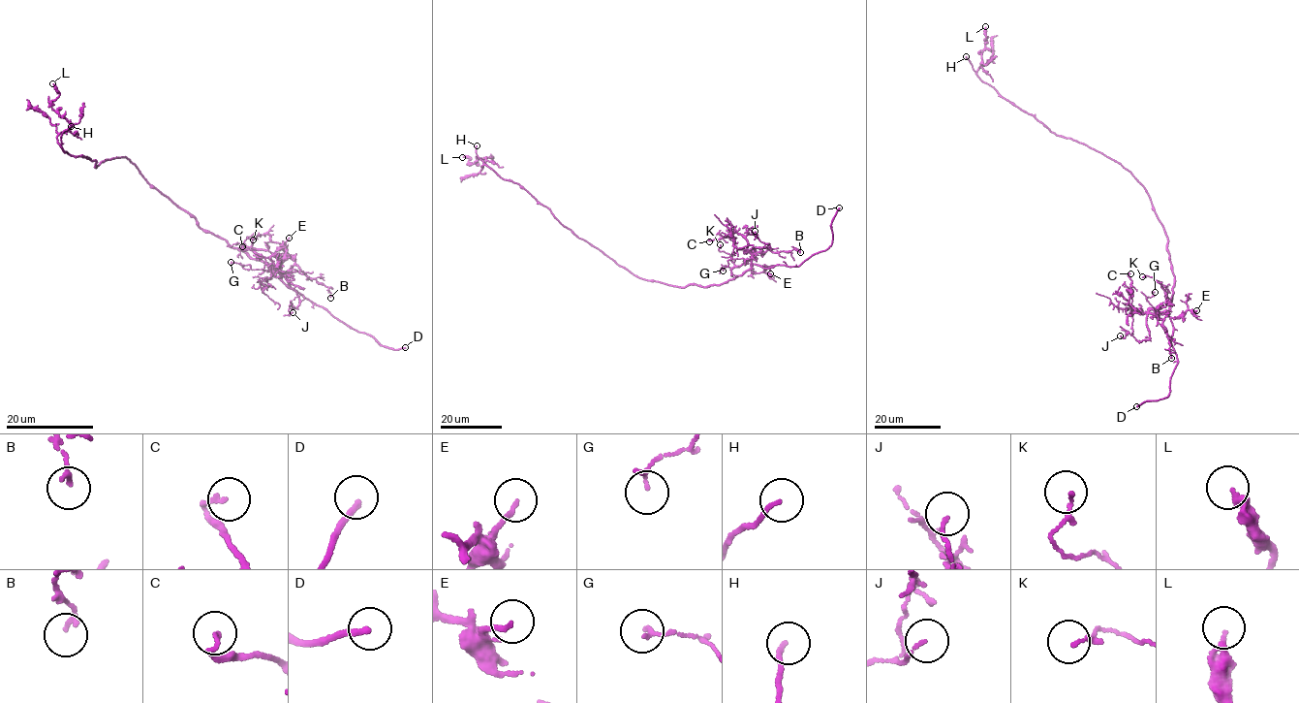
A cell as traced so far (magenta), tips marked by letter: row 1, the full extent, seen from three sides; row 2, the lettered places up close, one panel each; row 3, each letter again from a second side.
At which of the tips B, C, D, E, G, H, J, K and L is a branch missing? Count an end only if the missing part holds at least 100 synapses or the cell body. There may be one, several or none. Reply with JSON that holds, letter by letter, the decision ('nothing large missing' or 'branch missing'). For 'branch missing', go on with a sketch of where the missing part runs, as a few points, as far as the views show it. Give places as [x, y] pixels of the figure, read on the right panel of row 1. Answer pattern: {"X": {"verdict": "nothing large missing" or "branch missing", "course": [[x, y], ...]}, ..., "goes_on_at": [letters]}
{"B": {"verdict": "nothing large missing"}, "C": {"verdict": "nothing large missing"}, "D": {"verdict": "branch missing", "course": [[1136, 406], [1128, 416], [1121, 419]]}, "E": {"verdict": "nothing large missing"}, "G": {"verdict": "nothing large missing"}, "H": {"verdict": "nothing large missing"}, "J": {"verdict": "nothing large missing"}, "K": {"verdict": "nothing large missing"}, "L": {"verdict": "nothing large missing"}, "goes_on_at": ["D"]}

